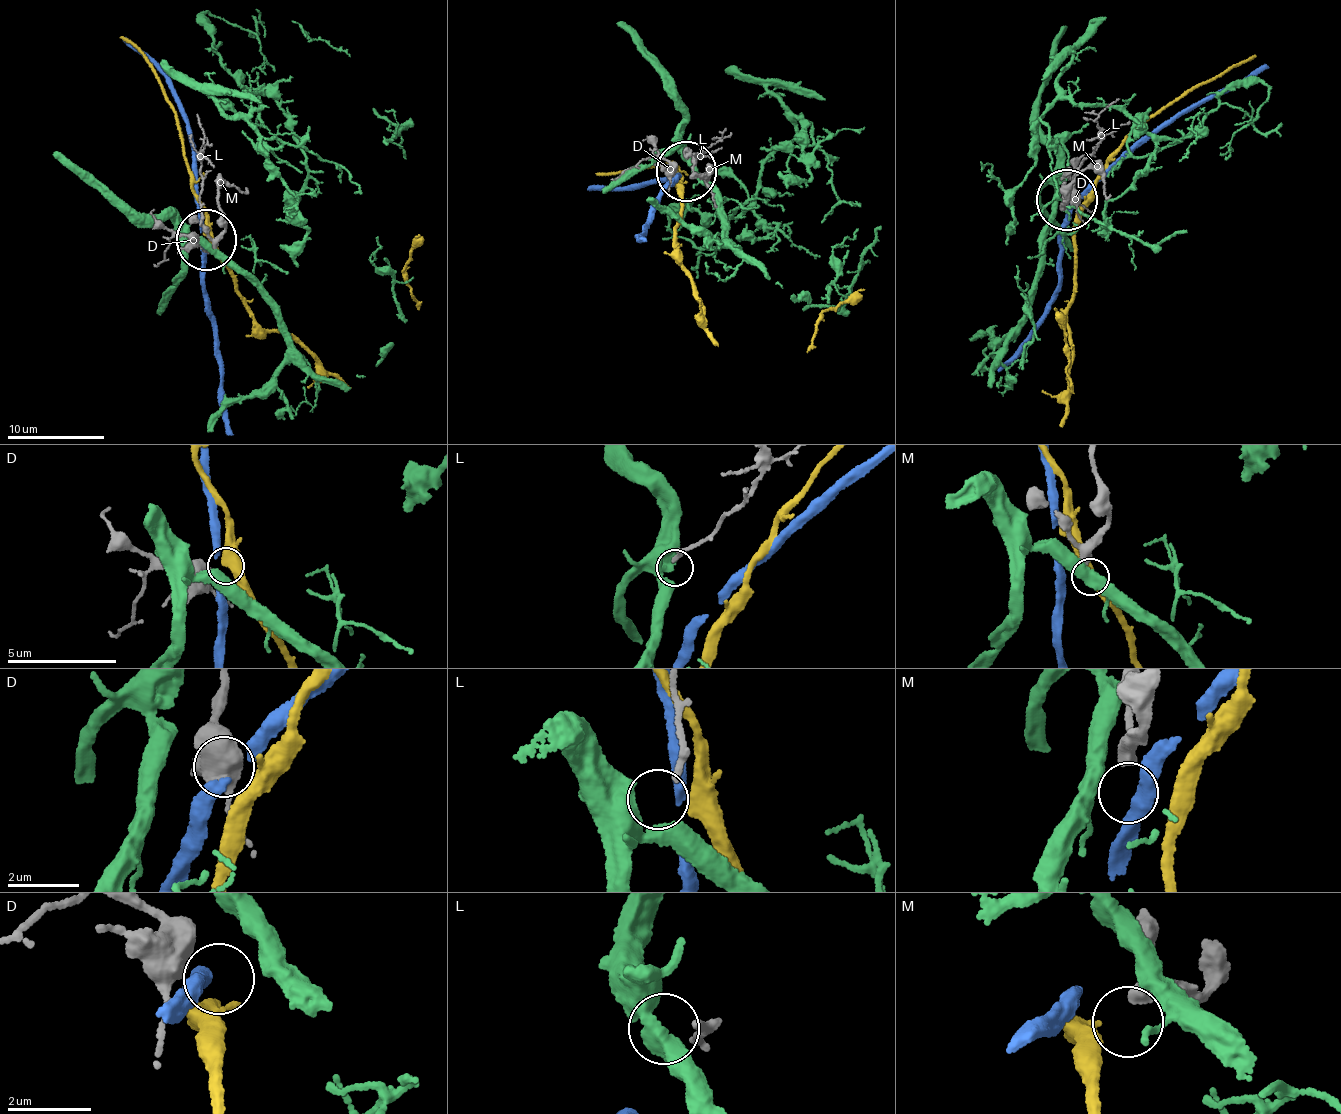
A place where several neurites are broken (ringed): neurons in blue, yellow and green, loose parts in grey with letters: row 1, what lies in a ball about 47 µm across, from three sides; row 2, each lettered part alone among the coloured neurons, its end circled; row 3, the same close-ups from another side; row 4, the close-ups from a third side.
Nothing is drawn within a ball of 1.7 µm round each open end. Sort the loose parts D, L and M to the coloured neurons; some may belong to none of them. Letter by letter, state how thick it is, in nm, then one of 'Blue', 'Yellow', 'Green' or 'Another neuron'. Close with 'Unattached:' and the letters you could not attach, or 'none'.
D: Thickness 460 nm. Another neuron
L: Thickness 180 nm. Green
M: Thickness 320 nm. Another neuron
Unattached: D, M

